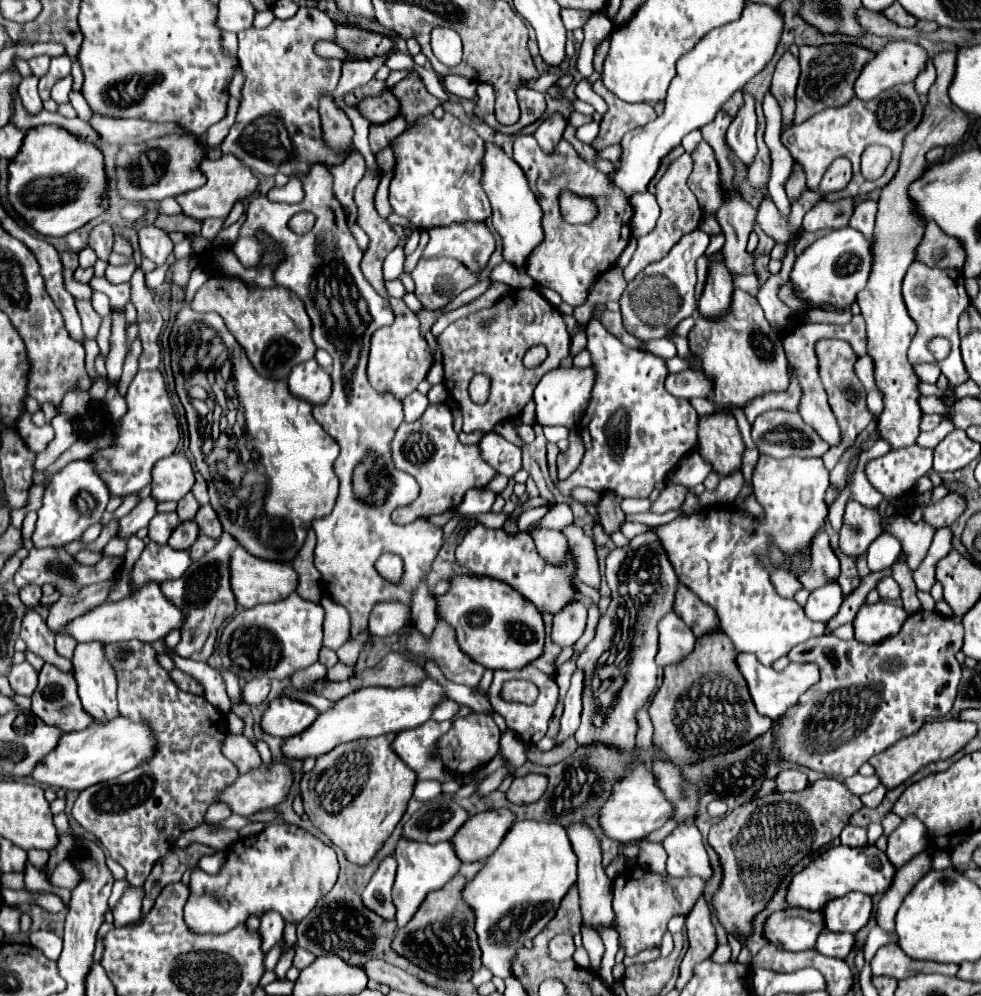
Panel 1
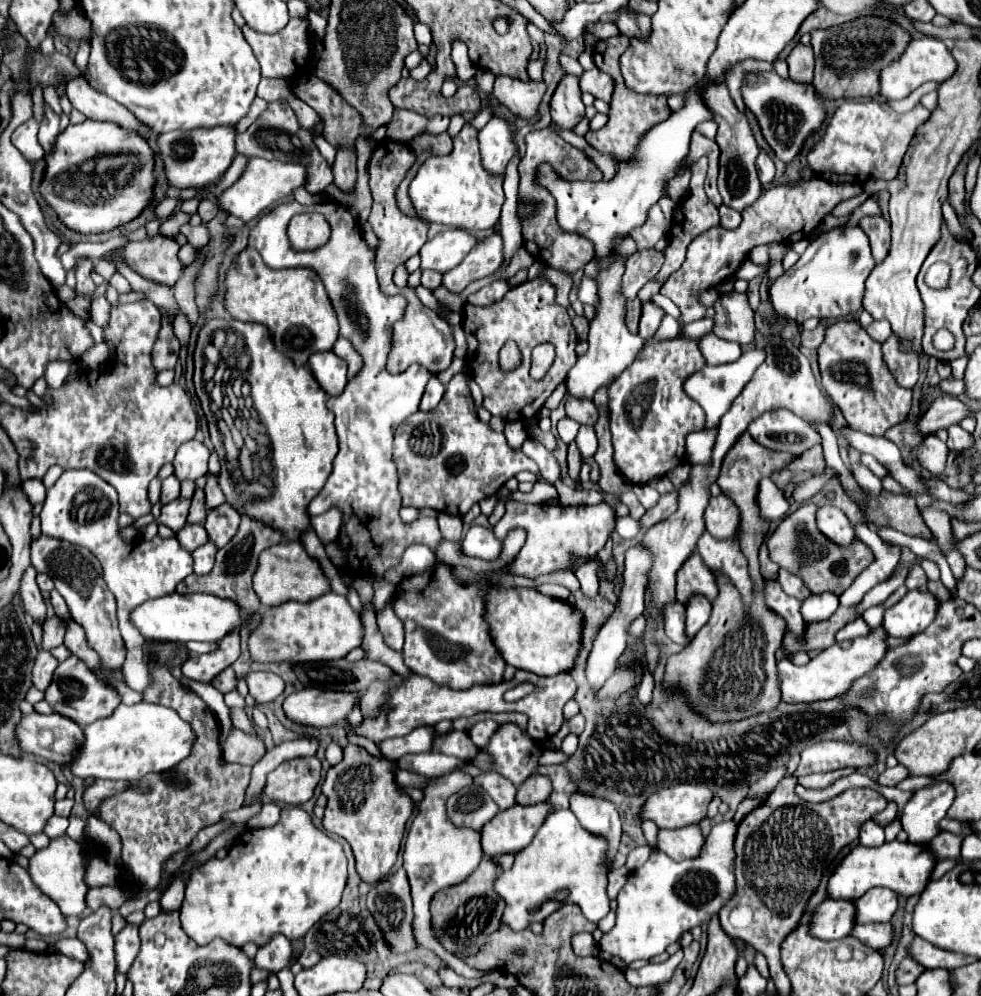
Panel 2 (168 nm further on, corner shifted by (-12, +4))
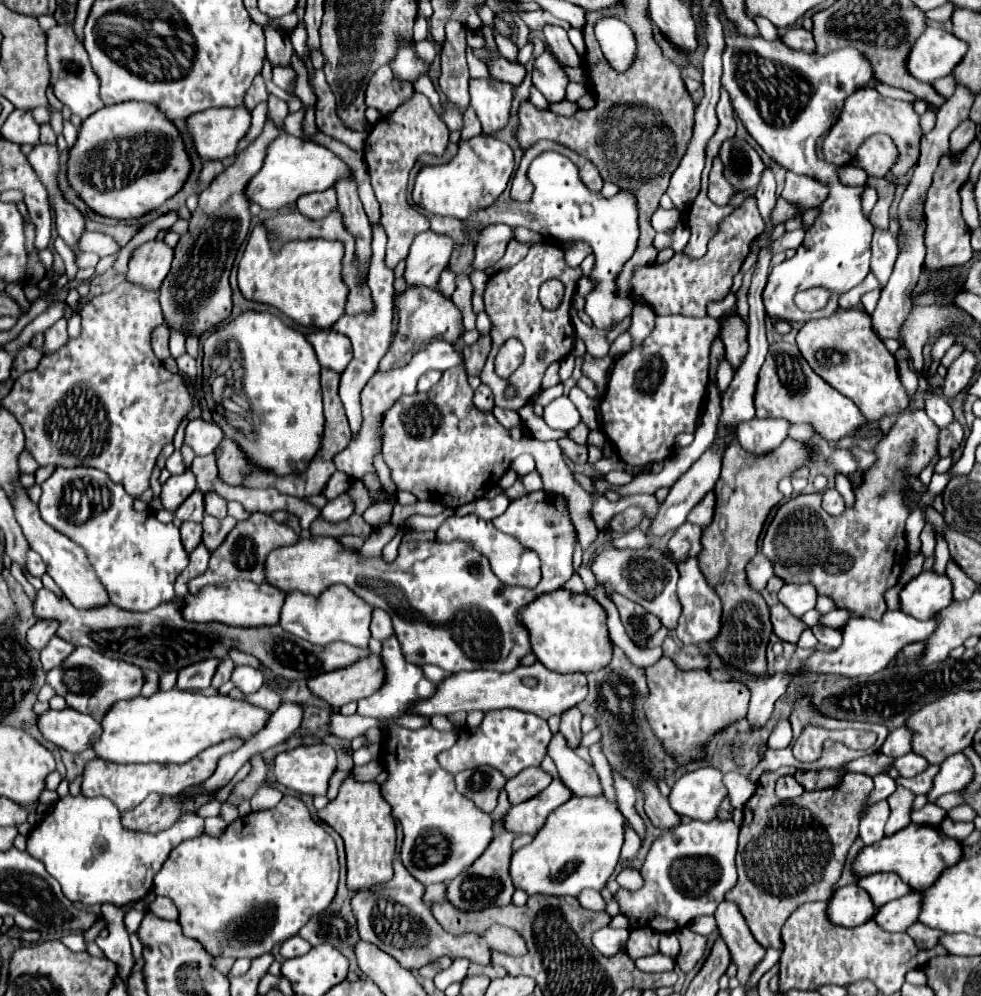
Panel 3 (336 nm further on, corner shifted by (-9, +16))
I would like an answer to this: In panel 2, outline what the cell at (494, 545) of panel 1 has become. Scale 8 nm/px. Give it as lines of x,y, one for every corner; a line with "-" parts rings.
471,526
463,540
463,550
467,556
473,558
497,560
503,552
503,542
493,534
493,528

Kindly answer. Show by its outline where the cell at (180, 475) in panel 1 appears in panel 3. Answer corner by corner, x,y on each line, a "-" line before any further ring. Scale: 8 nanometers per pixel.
196,418
196,420
190,420
184,440
194,448
196,456
206,456
216,450
222,438
224,438
224,432
218,426
218,422

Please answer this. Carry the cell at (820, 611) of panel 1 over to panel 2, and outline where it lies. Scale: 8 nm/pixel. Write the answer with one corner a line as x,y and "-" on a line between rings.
823,592
823,594
813,594
811,598
807,598
801,606
801,612
807,622
815,622
813,618
817,620
831,618
837,608
839,608
839,596
831,592

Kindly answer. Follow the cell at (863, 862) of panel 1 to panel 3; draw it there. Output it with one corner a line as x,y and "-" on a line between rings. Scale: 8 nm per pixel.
910,824
894,836
886,836
880,844
866,846
854,862
854,872
858,876
868,876
872,872
896,872
914,890
922,892
930,888
946,868
956,866
962,860
962,852
962,842
946,836
940,828

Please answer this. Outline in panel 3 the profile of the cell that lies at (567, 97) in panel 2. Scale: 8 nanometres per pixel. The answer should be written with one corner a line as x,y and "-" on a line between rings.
544,52
534,62
532,84
546,96
548,102
560,102
566,96
568,76
564,68
548,52

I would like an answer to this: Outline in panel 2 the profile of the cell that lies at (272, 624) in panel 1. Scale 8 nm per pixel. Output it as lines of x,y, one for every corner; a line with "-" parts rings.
323,594
311,602
285,602
273,606
261,614
261,622
251,630
247,646
253,662
315,662
315,660
337,660
349,650
361,646
363,626
359,616
349,606
345,596

